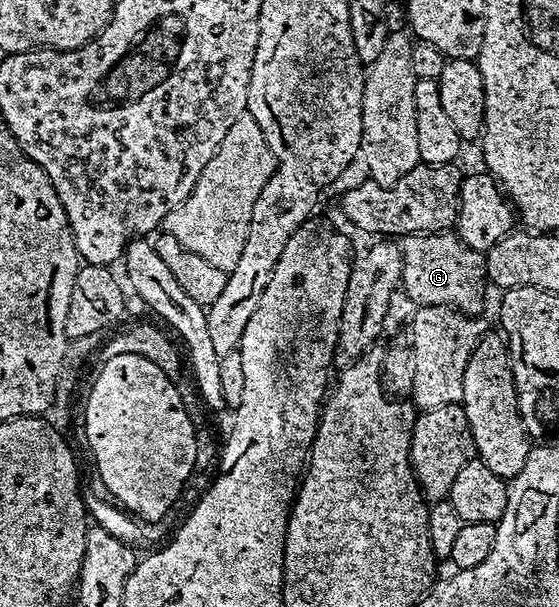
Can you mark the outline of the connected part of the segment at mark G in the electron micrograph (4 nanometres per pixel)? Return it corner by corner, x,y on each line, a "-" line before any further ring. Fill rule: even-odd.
451,232
441,234
406,234
400,239
402,248
403,292
417,306
448,306
465,315
478,315
481,310
481,286
486,279
484,255
469,249
458,235

